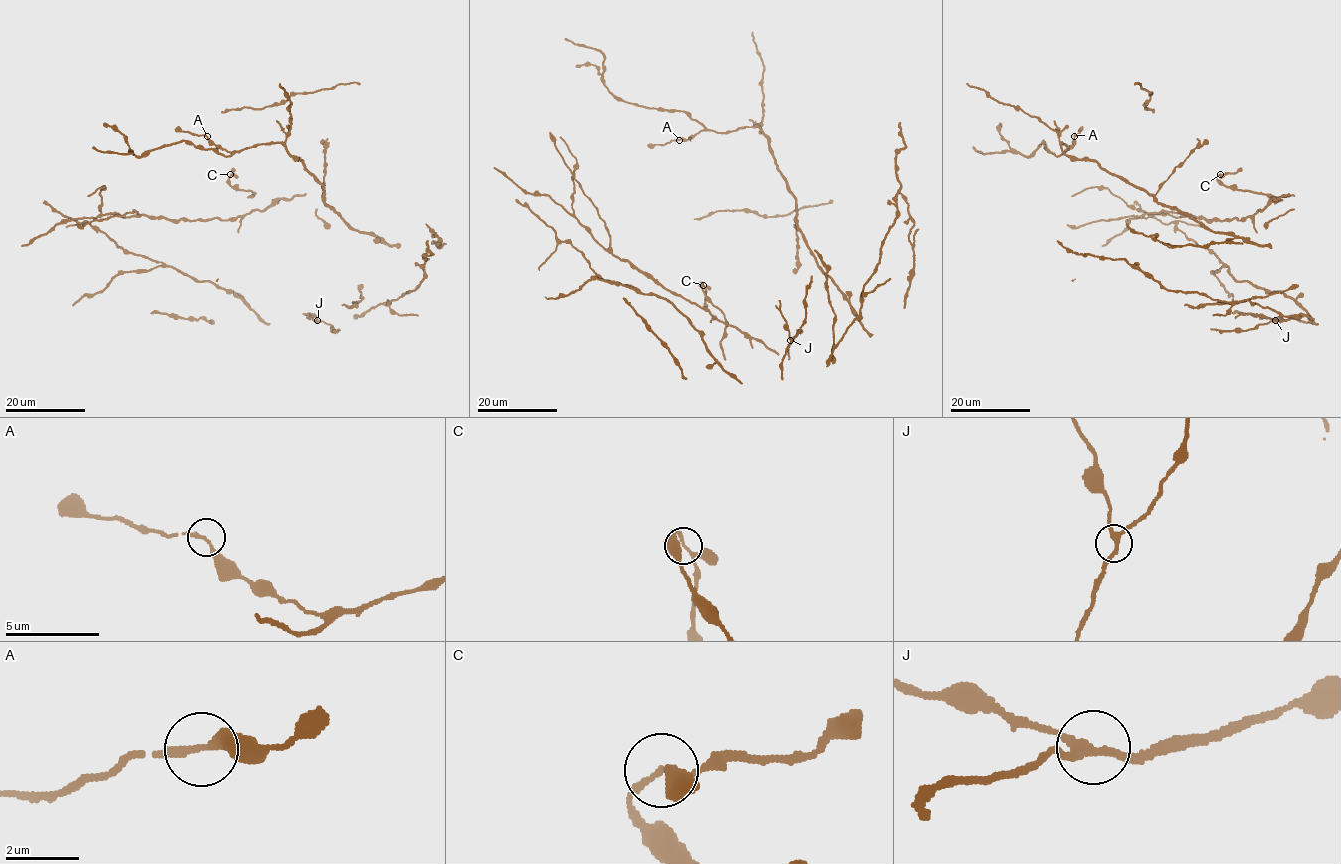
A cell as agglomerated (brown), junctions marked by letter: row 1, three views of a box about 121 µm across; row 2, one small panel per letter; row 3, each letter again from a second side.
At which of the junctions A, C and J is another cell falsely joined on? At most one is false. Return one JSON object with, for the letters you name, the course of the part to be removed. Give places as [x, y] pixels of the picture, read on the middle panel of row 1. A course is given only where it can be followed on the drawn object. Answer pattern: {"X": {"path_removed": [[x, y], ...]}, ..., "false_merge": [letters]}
{"false_merge": []}

